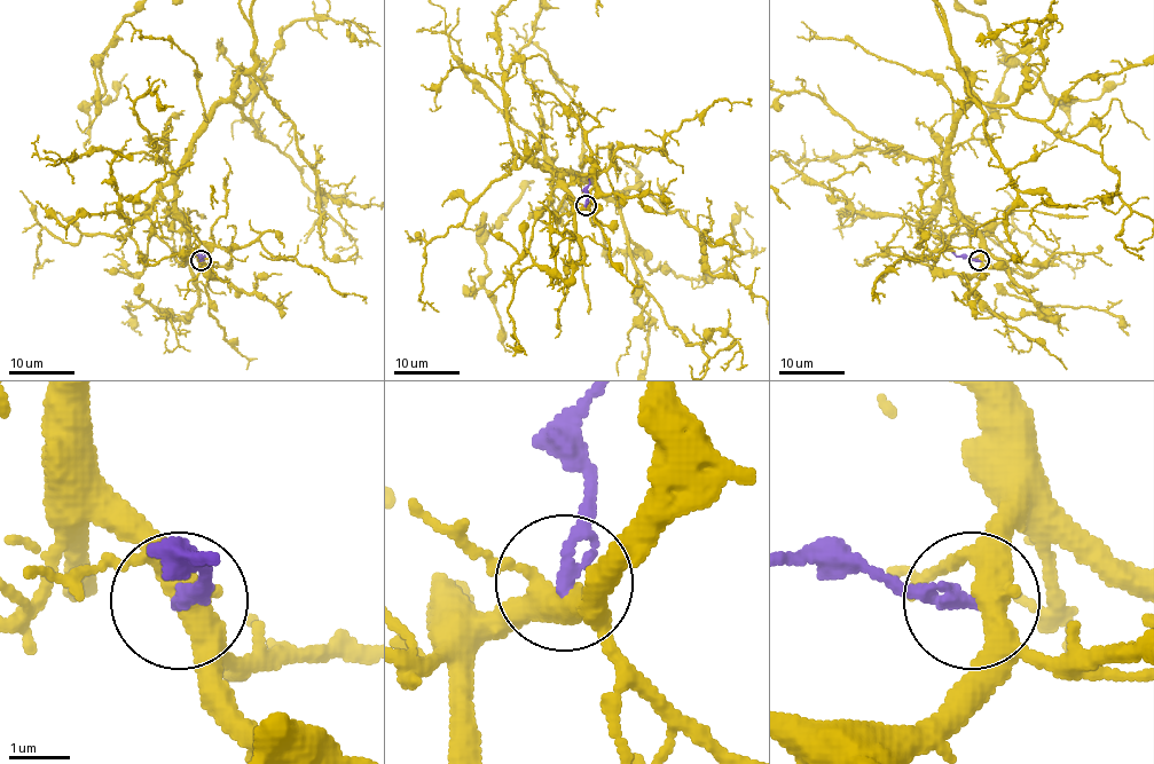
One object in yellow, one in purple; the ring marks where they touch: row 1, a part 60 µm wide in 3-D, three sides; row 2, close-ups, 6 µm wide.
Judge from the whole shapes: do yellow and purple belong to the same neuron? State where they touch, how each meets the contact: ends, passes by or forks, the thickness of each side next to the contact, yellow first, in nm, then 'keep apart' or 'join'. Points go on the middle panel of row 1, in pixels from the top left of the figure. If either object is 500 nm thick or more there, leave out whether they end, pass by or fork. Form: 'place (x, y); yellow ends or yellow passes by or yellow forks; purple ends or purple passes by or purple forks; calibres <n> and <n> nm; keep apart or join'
place (586, 205); yellow forks; purple ends; calibres 360 and 240 nm; keep apart

